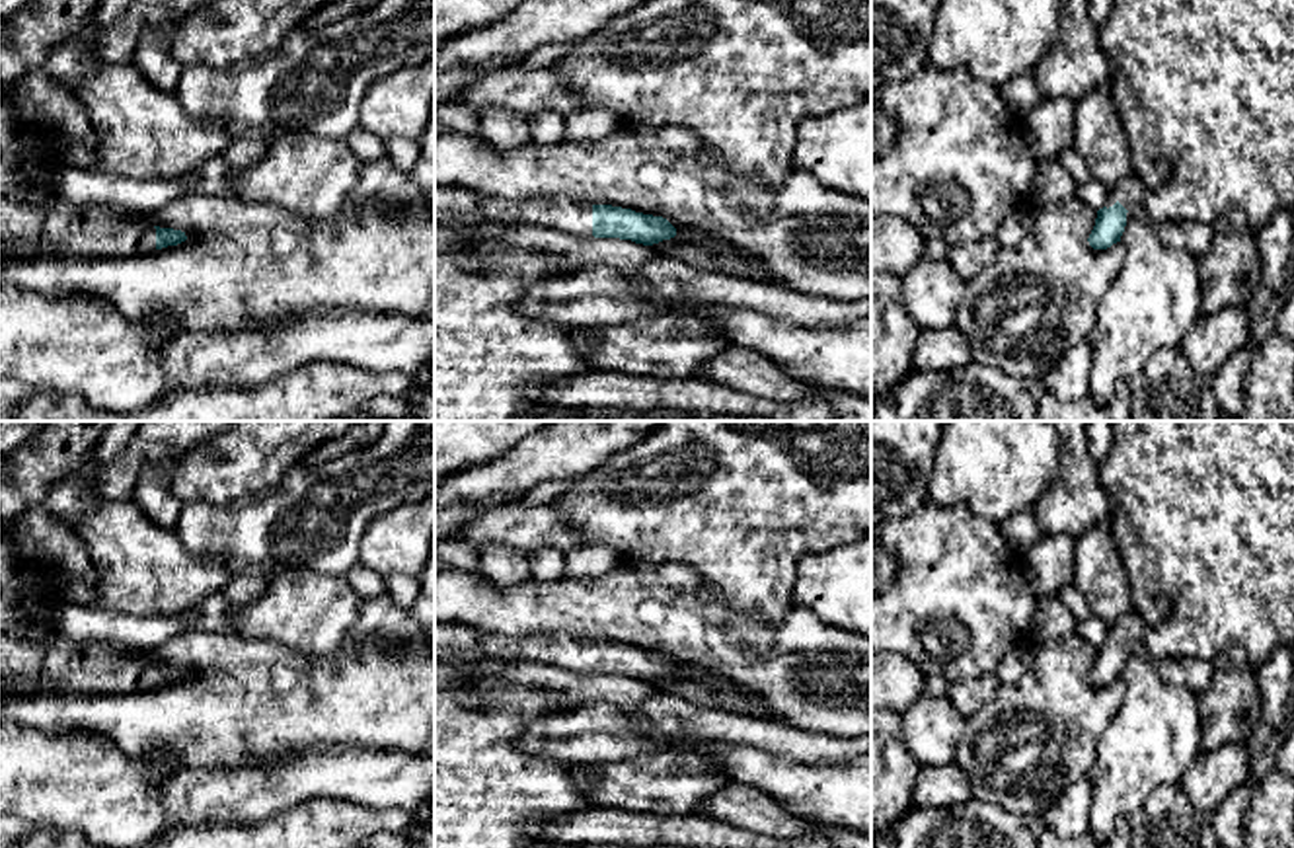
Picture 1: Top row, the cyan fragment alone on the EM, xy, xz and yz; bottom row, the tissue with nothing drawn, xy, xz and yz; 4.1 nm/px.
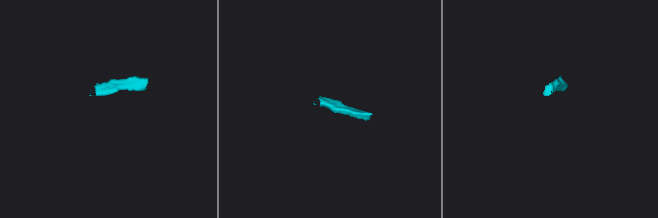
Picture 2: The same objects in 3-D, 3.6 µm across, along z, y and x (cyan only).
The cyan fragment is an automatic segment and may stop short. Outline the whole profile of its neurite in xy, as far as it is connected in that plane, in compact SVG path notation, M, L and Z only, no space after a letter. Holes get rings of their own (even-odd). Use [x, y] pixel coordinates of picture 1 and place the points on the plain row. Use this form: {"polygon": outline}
{"polygon": "M41 628L31 636L12 637L0 634L0 678L12 682L49 682L55 694L88 694L94 688L105 694L146 690L185 678L181 667L154 663L144 647L119 647L109 643L82 643L57 628Z"}

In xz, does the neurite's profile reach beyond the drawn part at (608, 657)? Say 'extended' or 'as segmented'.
extended

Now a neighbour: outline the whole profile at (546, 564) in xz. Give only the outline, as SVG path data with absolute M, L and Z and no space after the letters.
M536 548L528 552L530 577L536 581L555 581L565 571L565 552L557 548Z

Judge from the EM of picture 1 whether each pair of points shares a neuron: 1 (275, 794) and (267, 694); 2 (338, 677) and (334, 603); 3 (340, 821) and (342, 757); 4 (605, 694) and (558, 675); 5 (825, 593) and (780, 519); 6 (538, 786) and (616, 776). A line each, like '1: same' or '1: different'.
1: different
2: different
3: different
4: same
5: different
6: different

